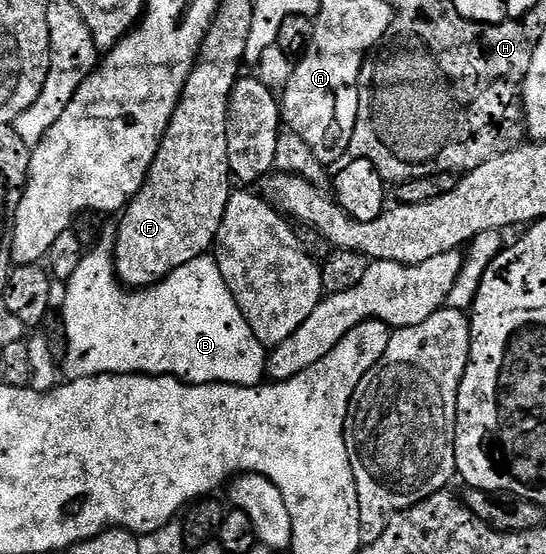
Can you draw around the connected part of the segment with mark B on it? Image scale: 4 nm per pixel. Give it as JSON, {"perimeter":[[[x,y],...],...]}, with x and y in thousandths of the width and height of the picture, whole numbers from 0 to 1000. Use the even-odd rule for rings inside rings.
{"perimeter":[[[176,451],[156,453],[143,487],[123,505],[114,569],[125,632],[114,644],[114,671],[126,688],[159,679],[207,679],[209,675],[262,675],[267,679],[319,679],[355,693],[434,693],[465,700],[487,679],[487,623],[473,617],[458,581],[443,567],[407,487],[399,487],[394,460],[375,458],[341,473],[302,505],[275,520],[236,525],[229,542],[212,542],[216,507],[207,471],[183,469]]]}

